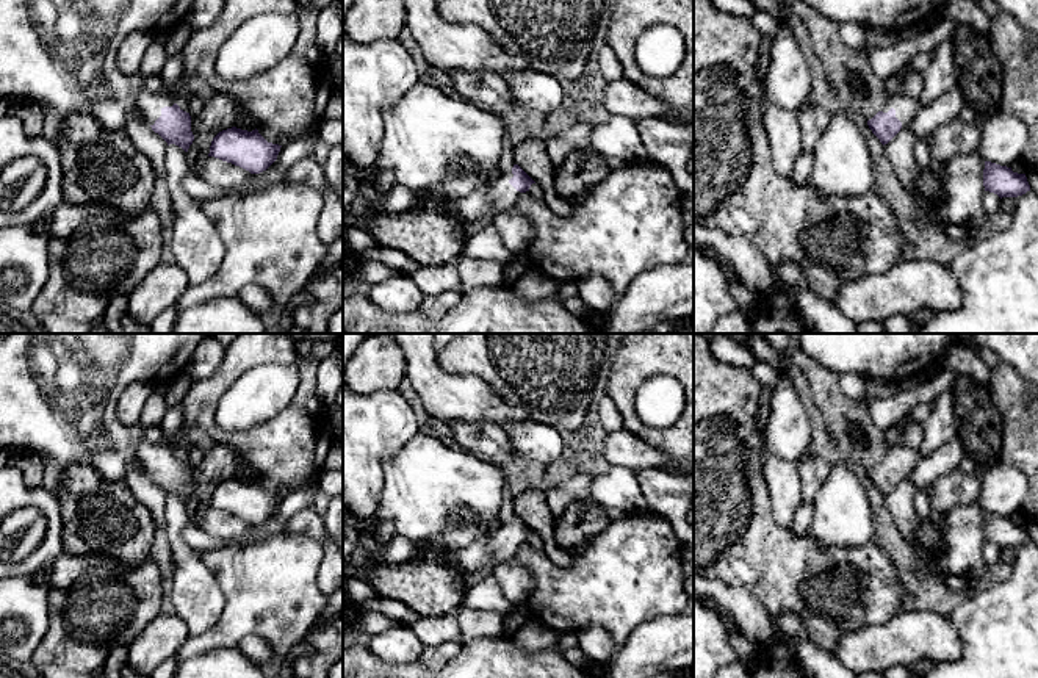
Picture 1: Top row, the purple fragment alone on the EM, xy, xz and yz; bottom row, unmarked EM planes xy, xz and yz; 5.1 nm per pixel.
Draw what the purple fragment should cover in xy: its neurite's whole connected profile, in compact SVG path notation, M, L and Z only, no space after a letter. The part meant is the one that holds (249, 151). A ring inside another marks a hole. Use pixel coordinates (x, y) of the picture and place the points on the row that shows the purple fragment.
M232 127L213 138L208 157L240 166L250 174L260 174L277 160L280 147L268 142L257 128L247 132Z

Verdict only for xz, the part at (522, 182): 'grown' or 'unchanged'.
grown

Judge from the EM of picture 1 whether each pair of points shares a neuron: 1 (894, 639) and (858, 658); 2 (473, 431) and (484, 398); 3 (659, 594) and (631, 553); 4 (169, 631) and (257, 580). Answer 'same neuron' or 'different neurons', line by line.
1: same neuron
2: different neurons
3: same neuron
4: different neurons

